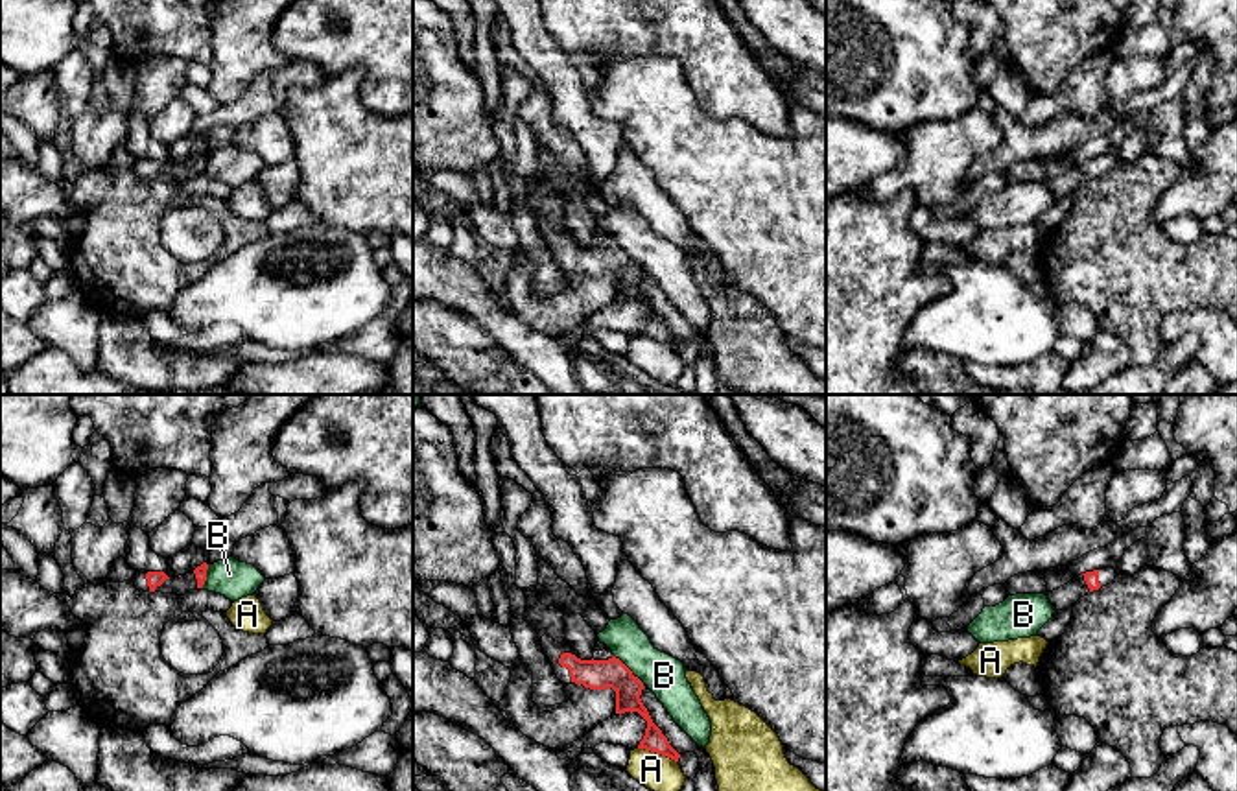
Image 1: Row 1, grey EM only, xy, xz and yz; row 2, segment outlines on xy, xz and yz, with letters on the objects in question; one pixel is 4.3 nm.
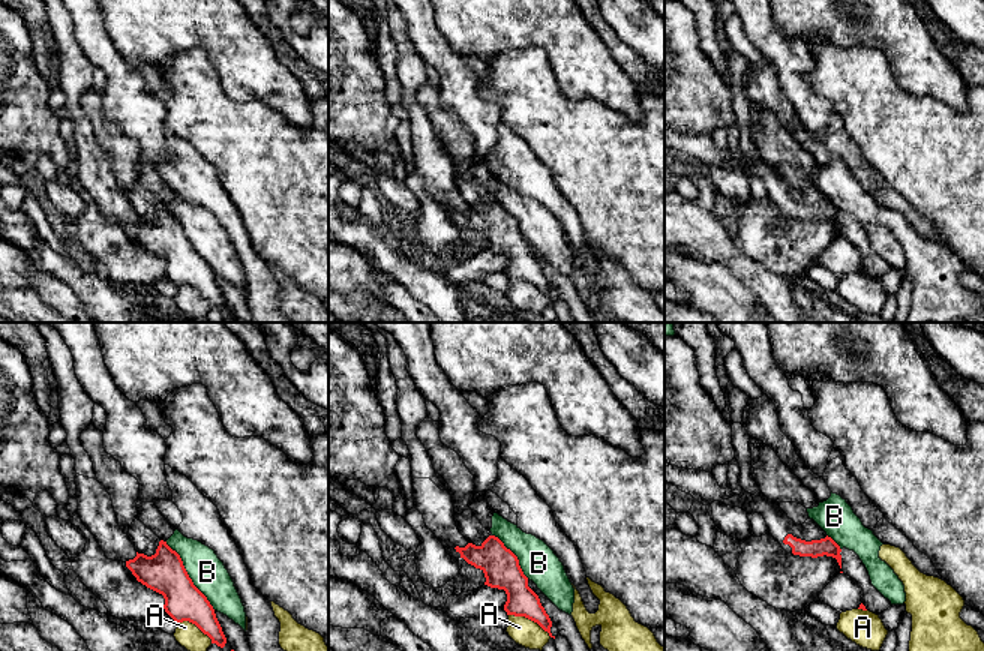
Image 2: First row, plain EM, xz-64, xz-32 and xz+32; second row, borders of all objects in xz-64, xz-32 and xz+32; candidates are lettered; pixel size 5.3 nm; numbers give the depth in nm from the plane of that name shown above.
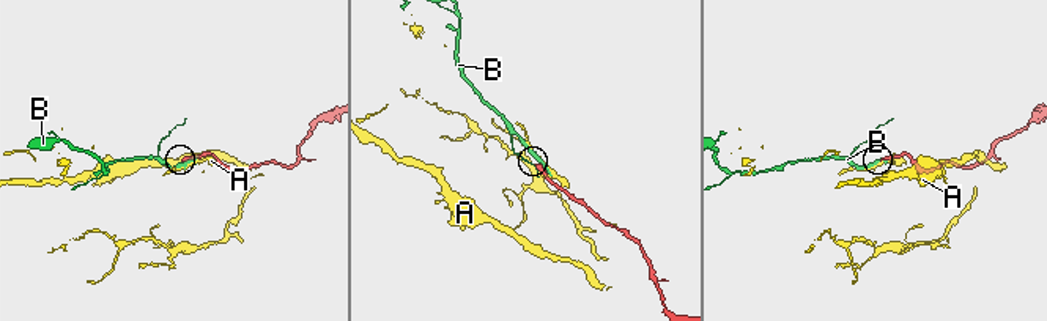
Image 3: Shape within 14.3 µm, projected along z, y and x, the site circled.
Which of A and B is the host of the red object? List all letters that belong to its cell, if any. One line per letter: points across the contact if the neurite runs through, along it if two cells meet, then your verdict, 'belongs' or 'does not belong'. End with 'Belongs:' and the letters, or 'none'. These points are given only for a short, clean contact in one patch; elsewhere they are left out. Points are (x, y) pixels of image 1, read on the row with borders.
A: does not belong
B: does not belong
Belongs: none

